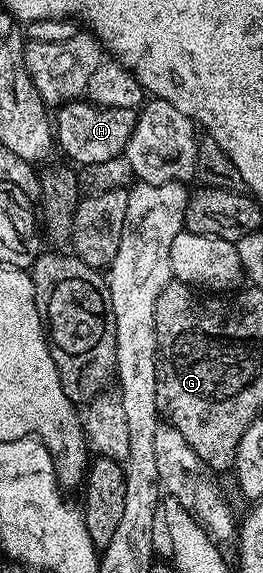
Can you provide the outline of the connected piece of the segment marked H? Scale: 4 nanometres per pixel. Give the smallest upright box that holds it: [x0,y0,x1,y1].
[54,101,137,167]

